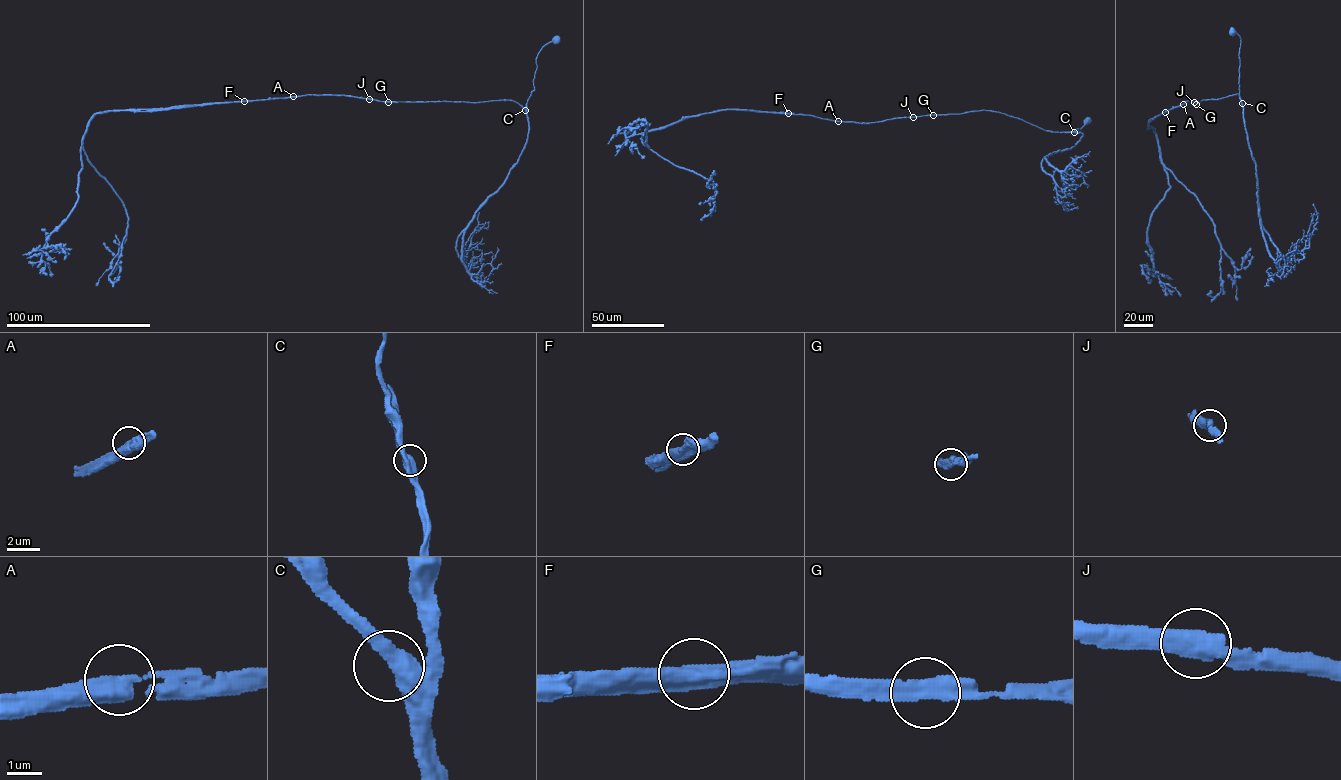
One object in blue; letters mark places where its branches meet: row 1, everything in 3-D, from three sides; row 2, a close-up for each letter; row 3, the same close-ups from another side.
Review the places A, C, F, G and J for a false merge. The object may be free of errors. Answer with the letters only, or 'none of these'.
F

